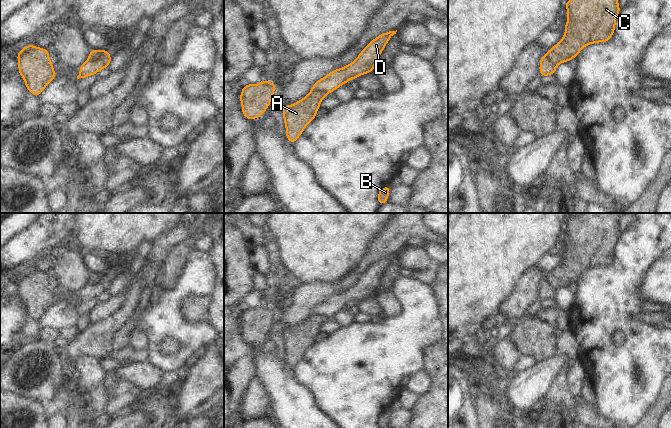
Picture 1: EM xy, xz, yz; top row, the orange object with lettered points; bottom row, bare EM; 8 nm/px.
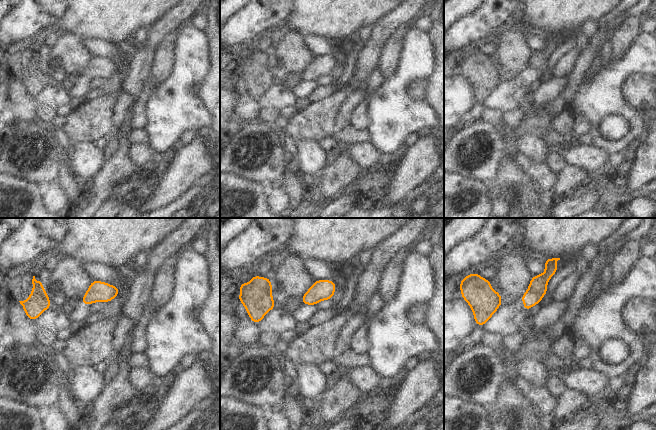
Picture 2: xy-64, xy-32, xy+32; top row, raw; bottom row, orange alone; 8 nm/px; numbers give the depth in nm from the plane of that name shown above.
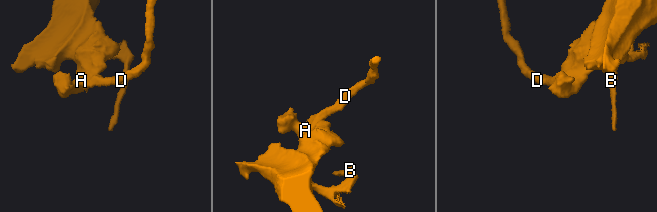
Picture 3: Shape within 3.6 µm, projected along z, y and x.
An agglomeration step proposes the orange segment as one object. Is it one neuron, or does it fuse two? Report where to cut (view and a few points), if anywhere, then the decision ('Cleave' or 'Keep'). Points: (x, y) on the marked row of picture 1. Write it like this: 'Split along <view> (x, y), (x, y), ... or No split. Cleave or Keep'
Split along xz (309, 92), (323, 91), (326, 94). Cleave

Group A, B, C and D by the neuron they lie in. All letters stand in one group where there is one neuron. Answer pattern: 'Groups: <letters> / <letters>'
Groups: A B C / D

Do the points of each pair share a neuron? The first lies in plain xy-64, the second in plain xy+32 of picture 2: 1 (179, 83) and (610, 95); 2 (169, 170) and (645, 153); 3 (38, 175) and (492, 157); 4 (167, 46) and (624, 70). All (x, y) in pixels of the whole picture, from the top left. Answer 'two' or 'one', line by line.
1: one
2: one
3: one
4: two

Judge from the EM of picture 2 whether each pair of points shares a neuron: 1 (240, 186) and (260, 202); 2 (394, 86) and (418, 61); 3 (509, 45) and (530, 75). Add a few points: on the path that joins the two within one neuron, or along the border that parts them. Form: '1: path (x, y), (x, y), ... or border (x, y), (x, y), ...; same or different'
1: path (246, 188), (252, 190), (256, 196); same
2: path (400, 80), (412, 67); same
3: border (527, 65), (518, 73), (507, 76); different

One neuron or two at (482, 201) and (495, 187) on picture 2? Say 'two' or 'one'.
two

